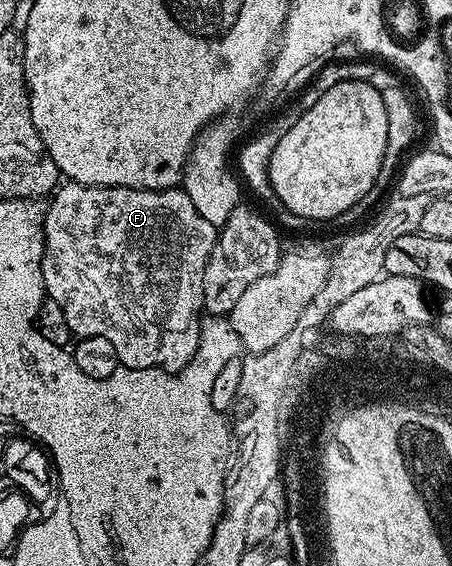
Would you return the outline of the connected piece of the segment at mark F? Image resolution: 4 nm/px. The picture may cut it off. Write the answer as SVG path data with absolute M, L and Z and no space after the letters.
M65 182L52 193L45 210L45 249L43 250L43 286L48 299L59 302L67 318L67 326L74 337L98 336L107 338L115 346L117 363L123 368L163 368L176 373L193 359L195 350L201 341L201 321L205 299L203 298L203 270L217 241L218 229L207 222L195 210L191 198L180 187L167 190L139 190L138 188L100 188L86 184Z

